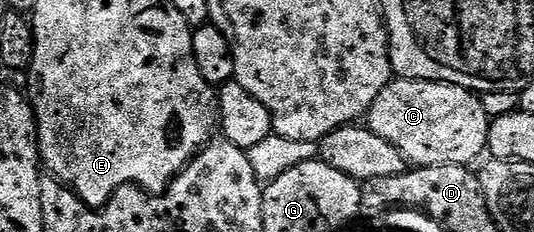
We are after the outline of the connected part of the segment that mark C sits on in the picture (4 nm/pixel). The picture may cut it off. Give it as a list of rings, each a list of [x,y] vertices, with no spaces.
[[[394,79],[382,91],[382,95],[378,95],[378,99],[374,99],[374,103],[368,109],[366,114],[367,128],[371,129],[374,135],[378,135],[382,139],[386,139],[386,143],[390,143],[403,155],[404,160],[416,167],[423,167],[426,165],[466,165],[471,166],[472,160],[481,152],[482,154],[488,147],[488,126],[490,118],[486,115],[484,110],[484,102],[477,94],[470,89],[463,89],[457,85],[451,85],[445,81],[406,81],[403,79]]]

